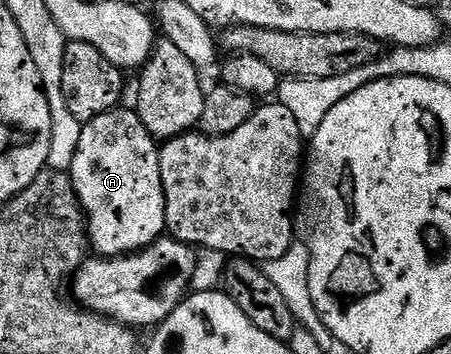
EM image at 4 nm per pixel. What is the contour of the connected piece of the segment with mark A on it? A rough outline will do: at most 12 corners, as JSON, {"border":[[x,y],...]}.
{"border":[[133,109],[83,125],[68,173],[95,255],[167,233],[159,143]]}

